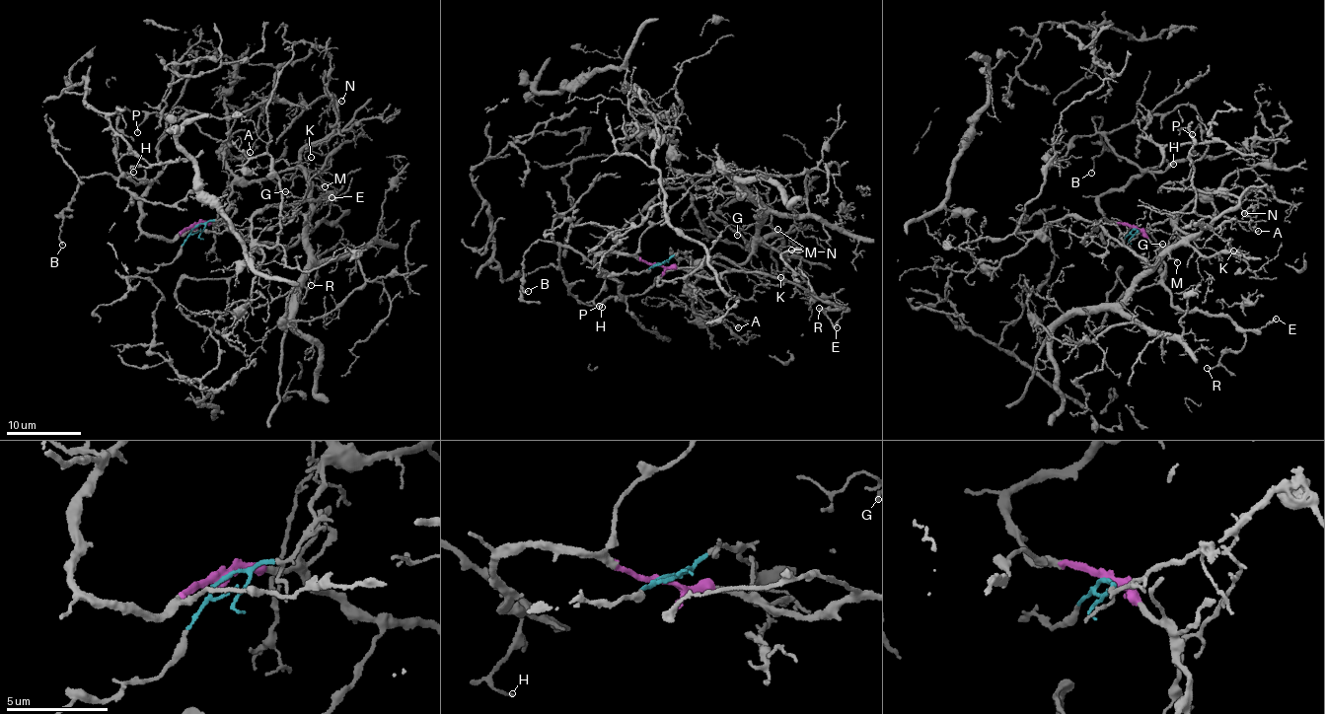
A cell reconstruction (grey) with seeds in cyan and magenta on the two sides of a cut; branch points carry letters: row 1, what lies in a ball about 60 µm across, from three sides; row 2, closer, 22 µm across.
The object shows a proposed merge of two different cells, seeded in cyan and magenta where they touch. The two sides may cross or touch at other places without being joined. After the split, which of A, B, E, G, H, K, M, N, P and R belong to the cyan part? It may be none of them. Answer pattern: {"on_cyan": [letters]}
{"on_cyan": ["A", "G", "K", "M", "N"]}

